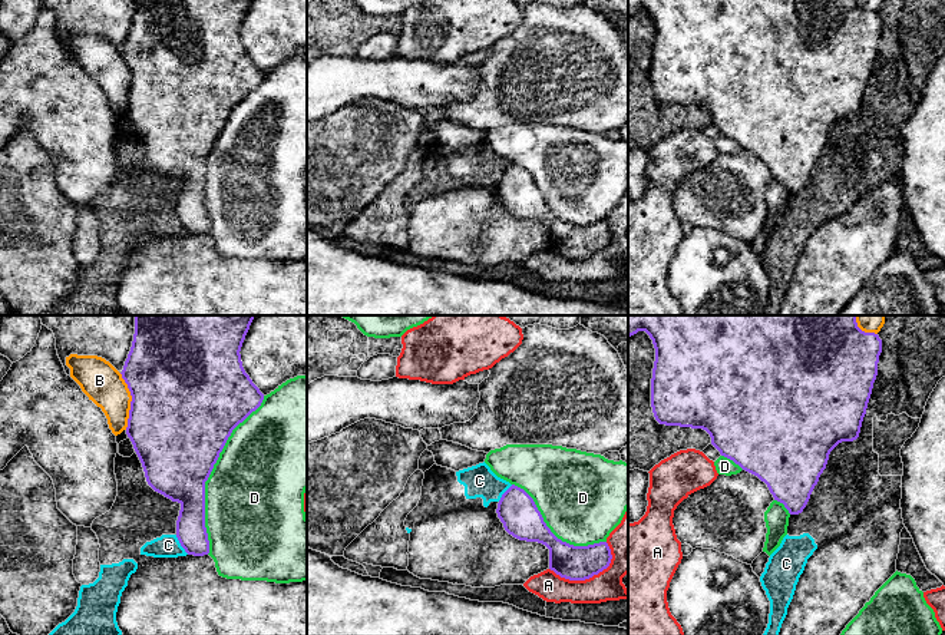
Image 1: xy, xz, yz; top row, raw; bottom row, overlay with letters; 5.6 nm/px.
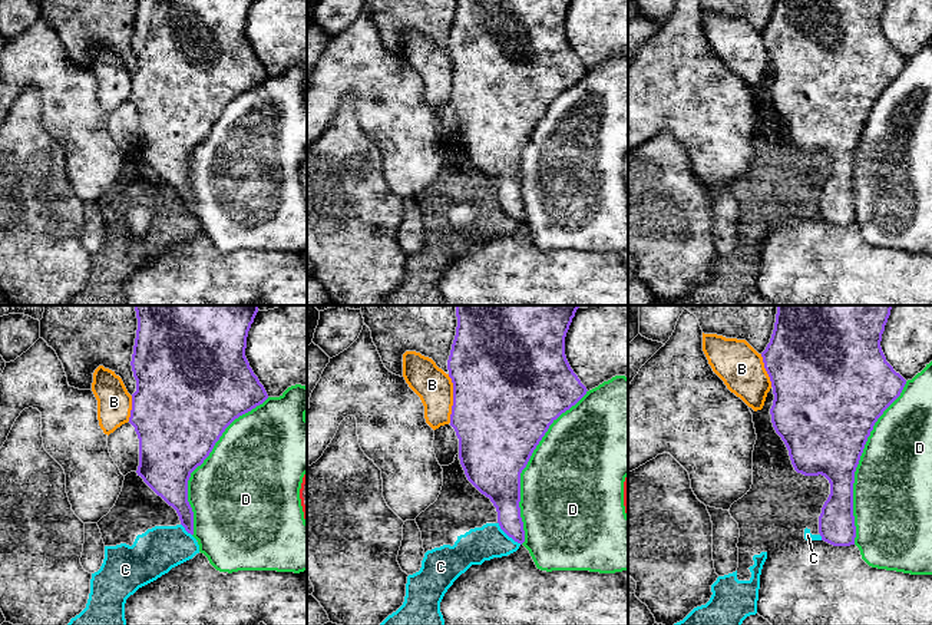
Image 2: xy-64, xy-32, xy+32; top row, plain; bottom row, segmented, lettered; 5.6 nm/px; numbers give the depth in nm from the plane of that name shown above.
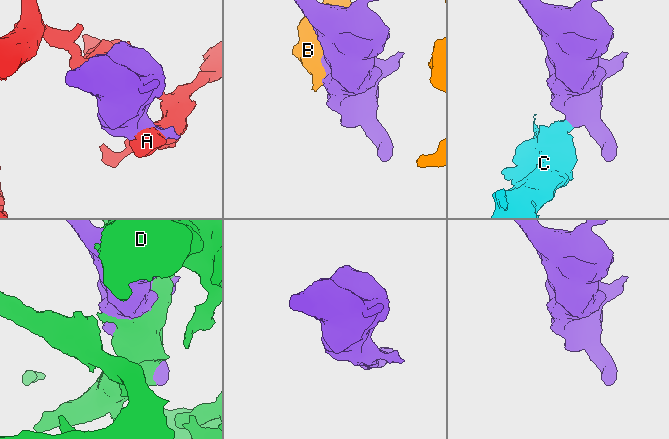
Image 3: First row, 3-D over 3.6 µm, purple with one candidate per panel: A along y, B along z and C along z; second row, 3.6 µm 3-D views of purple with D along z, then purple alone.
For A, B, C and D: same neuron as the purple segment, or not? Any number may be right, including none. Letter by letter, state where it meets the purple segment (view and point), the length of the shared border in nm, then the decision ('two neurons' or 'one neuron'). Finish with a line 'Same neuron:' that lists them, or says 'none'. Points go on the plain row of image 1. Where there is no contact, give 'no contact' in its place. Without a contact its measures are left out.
A: contact xz (587, 257); length 360 nm; two neurons
B: contact xy (131, 80); length 320 nm; two neurons
C: contact xy (181, 224); length 130 nm; two neurons
D: contact xy (210, 152); length 950 nm; two neurons
Same neuron: none

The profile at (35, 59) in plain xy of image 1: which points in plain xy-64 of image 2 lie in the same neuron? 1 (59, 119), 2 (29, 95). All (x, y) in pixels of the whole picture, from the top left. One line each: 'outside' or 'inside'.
1: inside
2: outside

